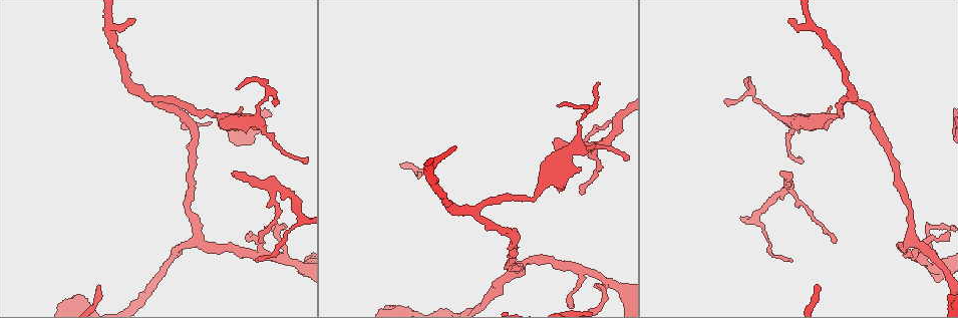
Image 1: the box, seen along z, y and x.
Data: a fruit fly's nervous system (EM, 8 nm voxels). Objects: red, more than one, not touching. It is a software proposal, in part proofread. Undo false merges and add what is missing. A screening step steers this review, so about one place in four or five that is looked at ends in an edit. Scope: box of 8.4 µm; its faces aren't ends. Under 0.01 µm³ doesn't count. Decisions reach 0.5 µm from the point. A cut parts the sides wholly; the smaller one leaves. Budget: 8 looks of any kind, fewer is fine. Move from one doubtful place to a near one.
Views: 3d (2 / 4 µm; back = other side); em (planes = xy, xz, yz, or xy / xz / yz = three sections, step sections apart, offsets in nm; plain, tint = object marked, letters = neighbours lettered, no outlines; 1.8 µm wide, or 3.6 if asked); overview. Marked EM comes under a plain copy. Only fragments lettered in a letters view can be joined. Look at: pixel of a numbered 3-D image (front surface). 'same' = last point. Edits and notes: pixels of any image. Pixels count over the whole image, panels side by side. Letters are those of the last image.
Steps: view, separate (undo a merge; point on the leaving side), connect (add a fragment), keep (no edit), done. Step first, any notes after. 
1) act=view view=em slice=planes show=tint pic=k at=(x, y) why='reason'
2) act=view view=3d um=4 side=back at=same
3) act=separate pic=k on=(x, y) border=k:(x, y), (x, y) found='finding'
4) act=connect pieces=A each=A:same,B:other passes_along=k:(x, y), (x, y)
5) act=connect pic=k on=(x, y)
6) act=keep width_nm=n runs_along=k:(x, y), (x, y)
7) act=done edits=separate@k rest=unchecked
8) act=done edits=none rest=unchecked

act=view view=3d um=2 pic=1 at=(746, 88) why='tapers out'

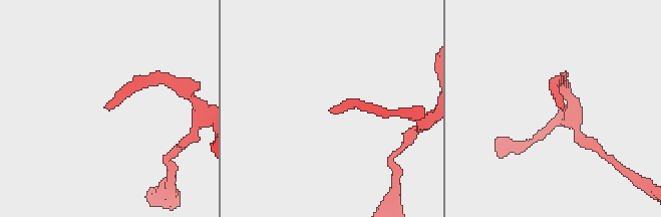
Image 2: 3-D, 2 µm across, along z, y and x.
act=view view=em slice=planes show=letters pic=2 at=(560, 108)

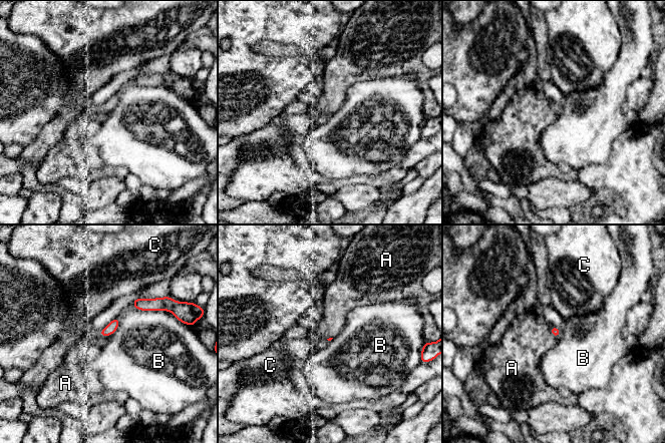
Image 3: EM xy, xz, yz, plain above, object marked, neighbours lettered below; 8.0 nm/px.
act=keep each=A:other,B:other,C:other border=3:(97, 334), (108, 337) found='no lettered fragment goes on from it'

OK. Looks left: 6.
act=view view=em slice=planes show=tint pic=1 at=(563, 190) why='free end'

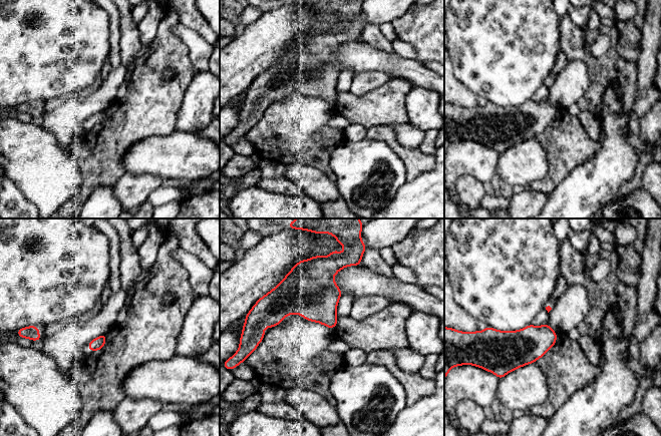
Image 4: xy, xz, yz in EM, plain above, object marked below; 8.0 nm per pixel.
act=view view=em slice=planes show=letters at=same

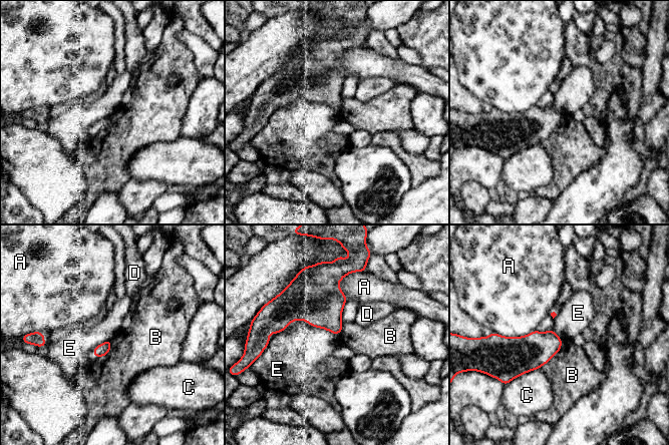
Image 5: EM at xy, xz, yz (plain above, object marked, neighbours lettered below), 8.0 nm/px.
act=keep each=A:other,B:other,C:other,D:other,E:other border=5:(303, 320), (338, 335) found='no lettered fragment goes on from it'

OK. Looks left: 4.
act=view view=em slice=planes show=tint pic=1 at=(784, 172) why='free end'

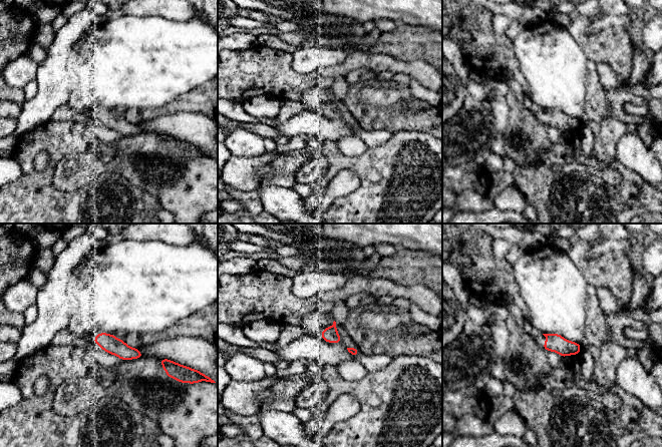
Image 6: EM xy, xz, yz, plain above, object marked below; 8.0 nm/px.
act=view view=em slice=planes show=letters at=same why='what lies round it'

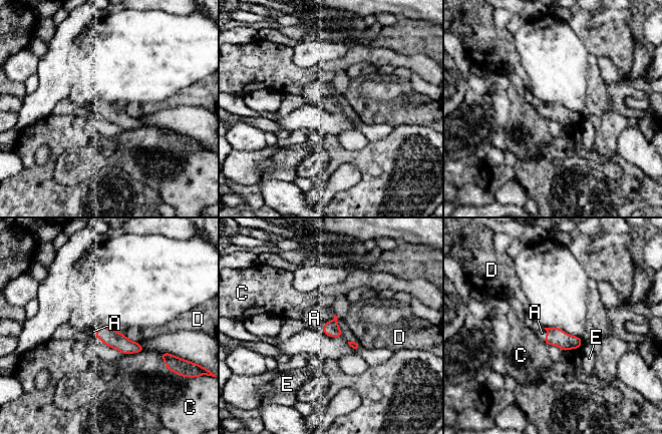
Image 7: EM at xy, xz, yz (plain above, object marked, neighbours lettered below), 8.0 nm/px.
act=connect pieces=A each=A:same,C:other,D:other,E:other found='the neuron continues'

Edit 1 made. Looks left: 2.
act=view view=em slice=planes show=letters pic=1 at=(156, 100) why='three-way junction'

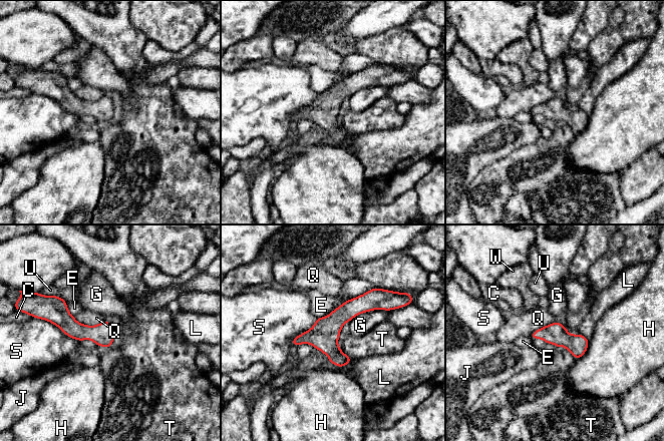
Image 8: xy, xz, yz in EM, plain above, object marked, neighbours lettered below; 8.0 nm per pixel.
act=keep each=C:other,E:other,G:other,H:other,J:other,L:other,Q:other,S:other,T:other,U:other,W:other border=8:(339, 347), (353, 359) found='continuous, no second neuron'

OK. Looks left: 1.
act=done edits=connect@7 rest=unchecked

